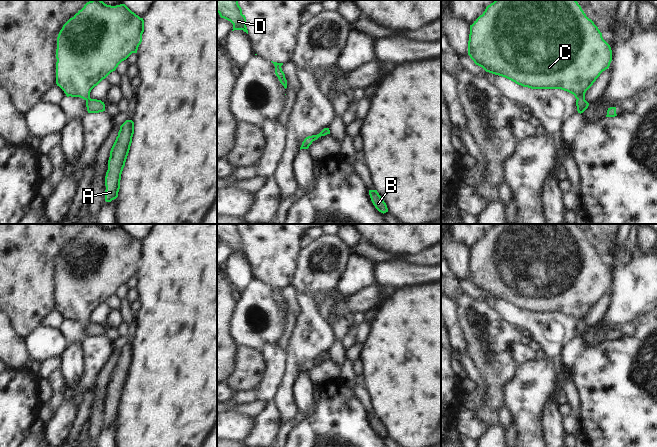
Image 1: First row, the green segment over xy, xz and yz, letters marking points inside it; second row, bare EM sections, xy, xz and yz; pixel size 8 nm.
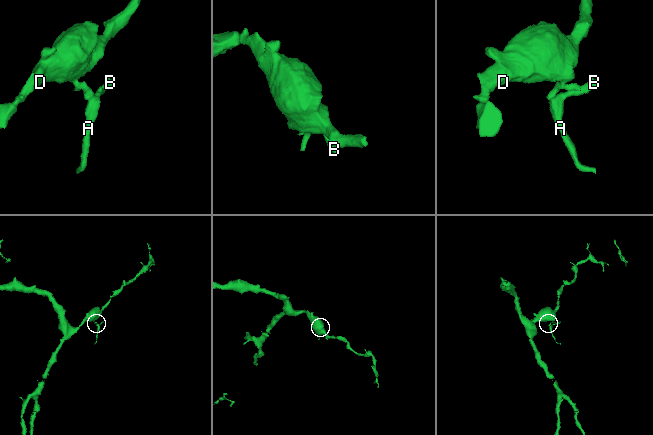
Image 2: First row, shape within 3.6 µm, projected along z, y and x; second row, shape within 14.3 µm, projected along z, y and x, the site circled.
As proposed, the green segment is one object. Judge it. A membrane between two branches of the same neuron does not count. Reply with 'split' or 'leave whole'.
leave whole

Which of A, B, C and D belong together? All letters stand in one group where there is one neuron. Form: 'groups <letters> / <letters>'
groups A B C D

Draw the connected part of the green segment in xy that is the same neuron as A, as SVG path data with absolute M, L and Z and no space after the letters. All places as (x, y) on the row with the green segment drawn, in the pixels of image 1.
M126 120L118 132L118 136L111 148L108 160L108 170L105 176L105 201L111 202L118 197L120 180L125 162L132 143L134 122Z

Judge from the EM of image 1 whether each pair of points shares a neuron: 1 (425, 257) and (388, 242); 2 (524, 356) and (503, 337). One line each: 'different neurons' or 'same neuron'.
1: different neurons
2: different neurons

